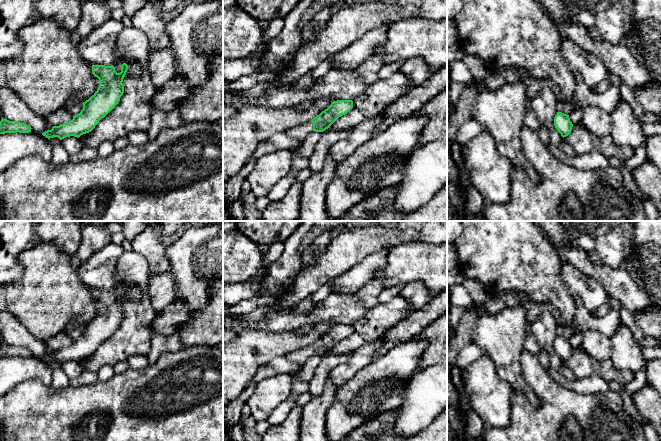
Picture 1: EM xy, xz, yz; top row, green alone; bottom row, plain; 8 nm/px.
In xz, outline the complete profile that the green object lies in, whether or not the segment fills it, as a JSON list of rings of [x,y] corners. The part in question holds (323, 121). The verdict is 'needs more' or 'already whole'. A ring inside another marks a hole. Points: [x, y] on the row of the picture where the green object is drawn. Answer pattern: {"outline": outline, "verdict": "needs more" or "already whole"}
{"outline": [[[337,100],[333,101],[331,105],[322,111],[319,115],[314,117],[311,121],[289,129],[286,133],[292,139],[303,142],[306,137],[315,132],[323,132],[341,116],[347,114],[353,108],[352,100]]], "verdict": "needs more"}

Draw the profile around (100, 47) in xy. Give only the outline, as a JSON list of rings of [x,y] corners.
[[[110,19],[78,43],[80,56],[91,65],[112,66],[118,57],[118,37],[124,25]]]

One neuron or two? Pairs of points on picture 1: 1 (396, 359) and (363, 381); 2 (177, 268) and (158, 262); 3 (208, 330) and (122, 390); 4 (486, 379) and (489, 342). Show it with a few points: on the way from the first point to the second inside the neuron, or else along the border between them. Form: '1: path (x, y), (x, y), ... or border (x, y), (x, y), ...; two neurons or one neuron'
1: path (388, 367), (376, 379), (371, 381); one neuron
2: border (166, 246), (169, 269); two neurons
3: border (209, 346), (184, 347); two neurons
4: border (486, 355), (494, 364), (496, 373), (500, 377); two neurons

